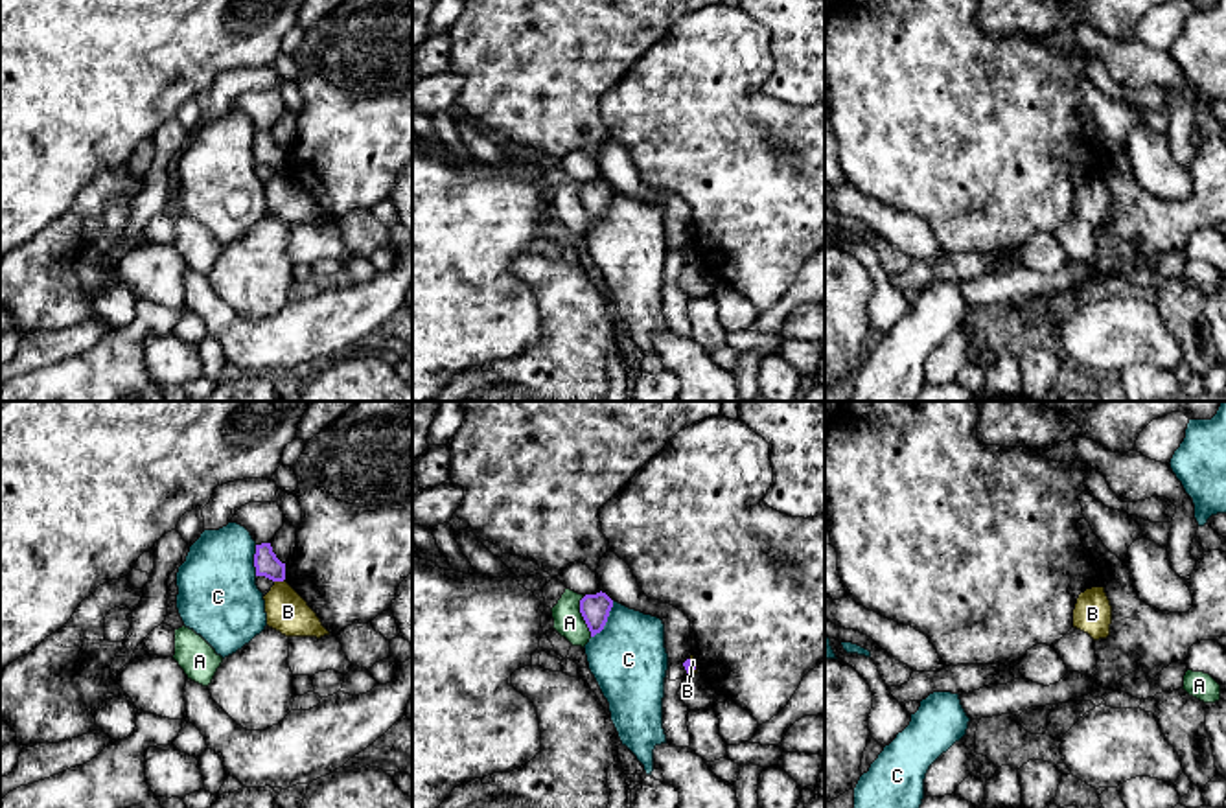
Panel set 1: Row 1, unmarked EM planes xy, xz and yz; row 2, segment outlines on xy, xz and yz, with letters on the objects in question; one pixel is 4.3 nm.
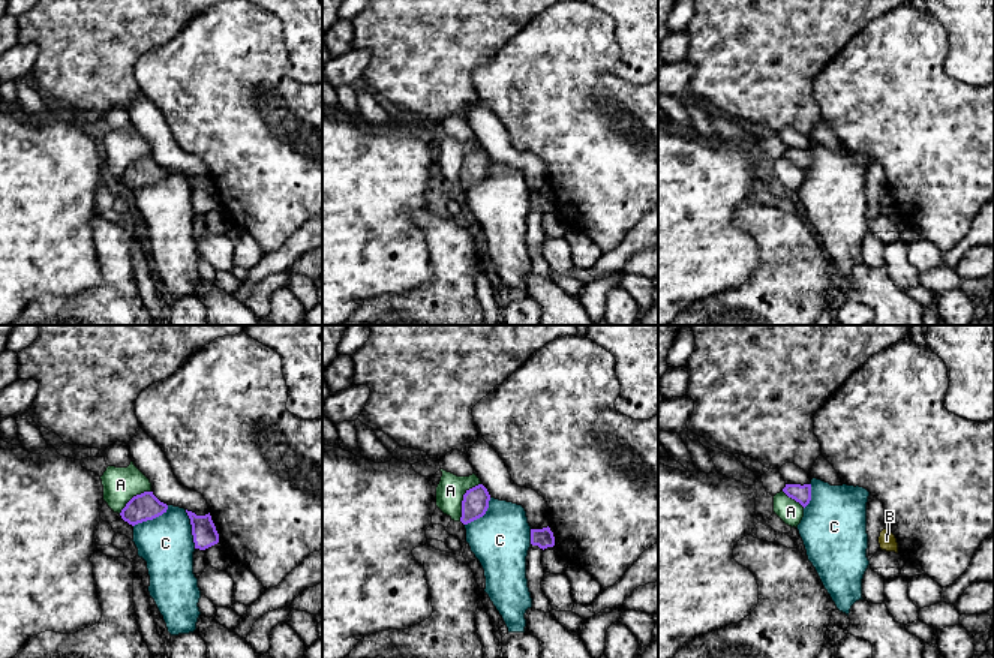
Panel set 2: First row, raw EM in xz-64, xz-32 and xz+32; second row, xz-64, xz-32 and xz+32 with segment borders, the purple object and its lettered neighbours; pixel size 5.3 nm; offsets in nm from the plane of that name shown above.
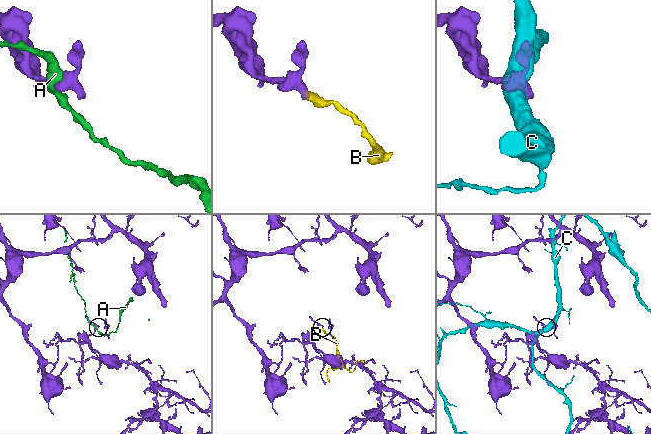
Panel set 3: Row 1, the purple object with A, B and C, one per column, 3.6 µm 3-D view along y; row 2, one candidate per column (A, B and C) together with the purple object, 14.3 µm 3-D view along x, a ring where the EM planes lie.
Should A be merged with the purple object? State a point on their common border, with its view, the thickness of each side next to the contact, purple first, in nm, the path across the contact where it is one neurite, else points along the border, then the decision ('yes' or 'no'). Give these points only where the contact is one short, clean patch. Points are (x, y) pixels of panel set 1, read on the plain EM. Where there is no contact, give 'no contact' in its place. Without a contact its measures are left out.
meets purple in xz at (582, 203); 130 nm thick on the purple side, 130 nm on the other; border along xz (582, 184), (580, 203), (591, 223); no

